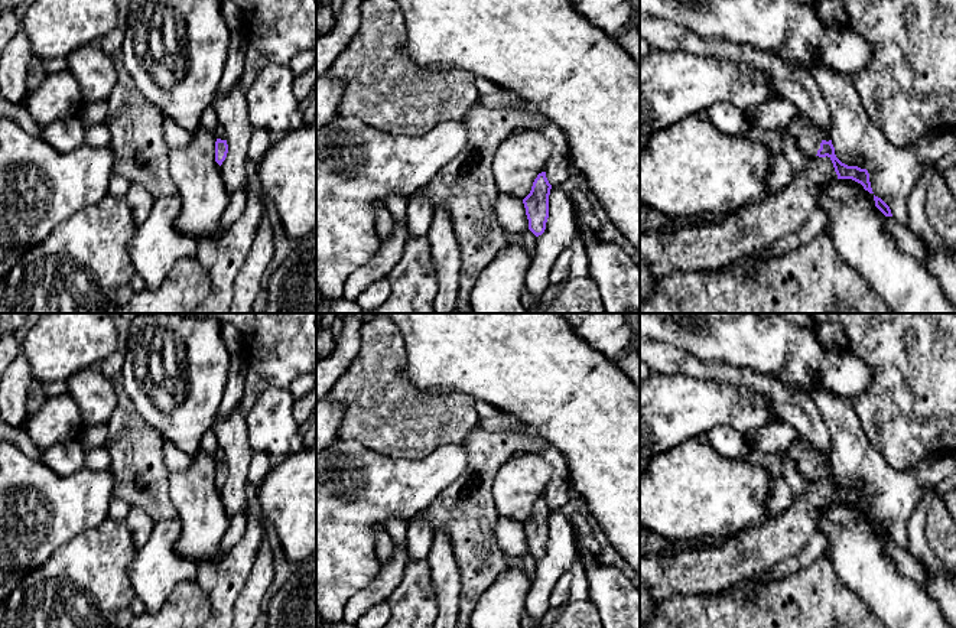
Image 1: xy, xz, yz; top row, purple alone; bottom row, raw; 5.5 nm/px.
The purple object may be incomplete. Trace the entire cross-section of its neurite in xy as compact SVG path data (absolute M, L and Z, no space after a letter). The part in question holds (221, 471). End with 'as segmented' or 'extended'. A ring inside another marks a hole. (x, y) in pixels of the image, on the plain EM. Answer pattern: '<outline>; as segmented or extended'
M220 448L214 453L214 458L217 461L217 465L215 465L215 485L221 489L222 485L225 484L225 481L227 481L227 476L228 476L228 468L227 468L224 450Z; extended

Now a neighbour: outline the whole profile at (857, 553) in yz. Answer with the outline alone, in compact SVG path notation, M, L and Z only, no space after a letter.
M833 501L820 513L816 530L827 537L825 554L840 582L869 606L885 628L953 628L923 586L895 569L882 540L858 513Z

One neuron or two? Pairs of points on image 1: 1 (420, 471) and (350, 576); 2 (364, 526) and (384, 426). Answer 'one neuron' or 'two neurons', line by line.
1: one neuron
2: two neurons

